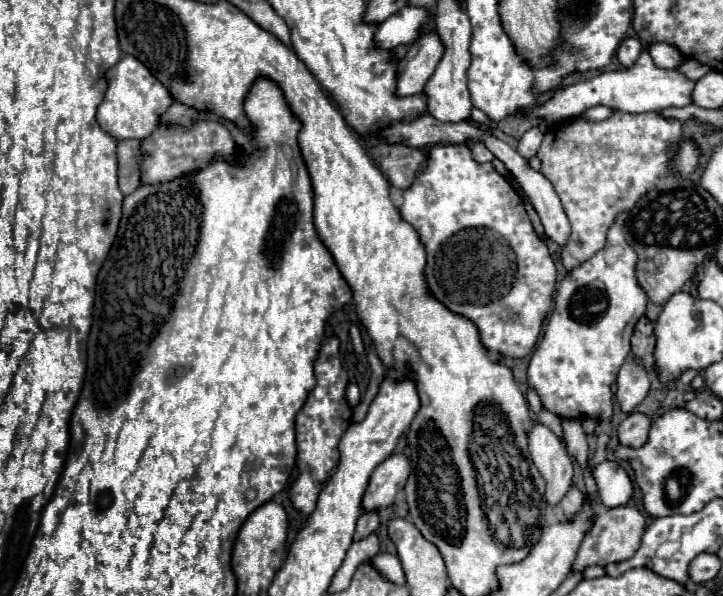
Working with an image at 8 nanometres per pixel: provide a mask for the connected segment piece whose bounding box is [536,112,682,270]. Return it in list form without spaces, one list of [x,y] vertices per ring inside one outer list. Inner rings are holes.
[[[614,112],[602,122],[566,120],[556,124],[554,132],[544,134],[542,146],[536,154],[542,162],[540,172],[552,182],[572,226],[570,240],[562,250],[566,270],[576,268],[602,250],[616,216],[628,212],[656,180],[672,172],[670,160],[680,142],[682,122],[662,118],[656,112]]]

